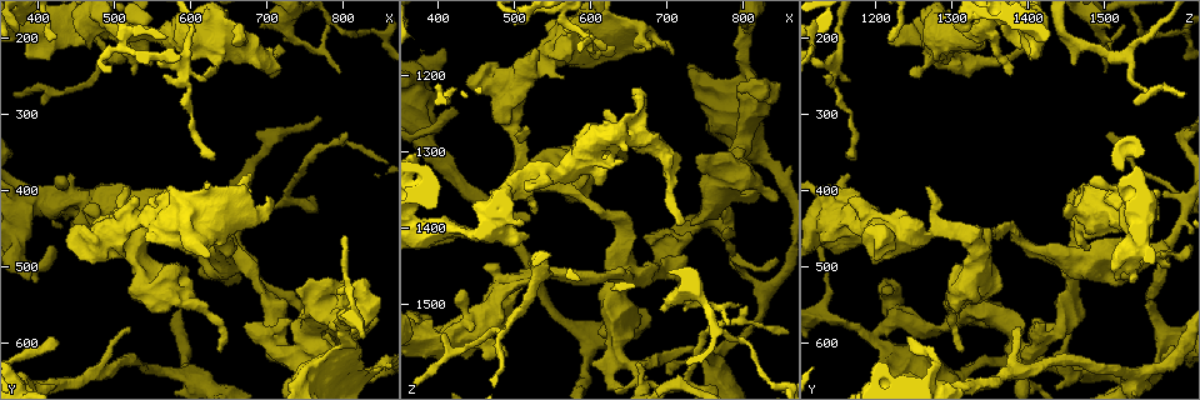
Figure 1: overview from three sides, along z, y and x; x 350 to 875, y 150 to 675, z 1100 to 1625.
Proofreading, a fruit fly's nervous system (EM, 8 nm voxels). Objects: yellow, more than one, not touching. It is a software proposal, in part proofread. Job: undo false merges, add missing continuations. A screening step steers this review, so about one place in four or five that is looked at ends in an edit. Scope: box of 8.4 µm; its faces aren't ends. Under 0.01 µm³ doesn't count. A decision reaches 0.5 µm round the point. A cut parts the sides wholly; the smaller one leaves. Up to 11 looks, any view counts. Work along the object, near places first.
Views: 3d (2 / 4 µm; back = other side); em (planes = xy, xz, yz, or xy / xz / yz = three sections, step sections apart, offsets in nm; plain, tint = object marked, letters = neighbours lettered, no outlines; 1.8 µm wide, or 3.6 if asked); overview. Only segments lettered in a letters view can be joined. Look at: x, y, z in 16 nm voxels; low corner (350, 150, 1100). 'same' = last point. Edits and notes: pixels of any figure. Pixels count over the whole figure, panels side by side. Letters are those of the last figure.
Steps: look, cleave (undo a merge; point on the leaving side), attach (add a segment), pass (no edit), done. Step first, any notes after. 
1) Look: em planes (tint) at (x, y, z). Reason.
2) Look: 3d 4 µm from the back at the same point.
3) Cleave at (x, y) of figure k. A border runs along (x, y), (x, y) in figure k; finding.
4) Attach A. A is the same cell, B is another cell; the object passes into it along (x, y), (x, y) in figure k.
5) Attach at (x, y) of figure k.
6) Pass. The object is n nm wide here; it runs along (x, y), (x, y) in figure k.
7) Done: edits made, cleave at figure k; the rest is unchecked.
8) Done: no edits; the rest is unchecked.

Look: em planes (letters) at (645, 495, 1460). Abrupt turn.

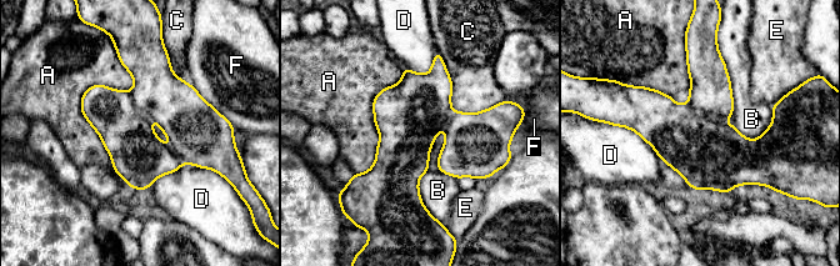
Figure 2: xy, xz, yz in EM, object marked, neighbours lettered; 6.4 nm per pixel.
Cleave at (158, 93) of figure 2. A, B, C, D, E and F are other cells; a second neuron is stuck on.

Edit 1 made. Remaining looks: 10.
Look: overview. See it whole again.

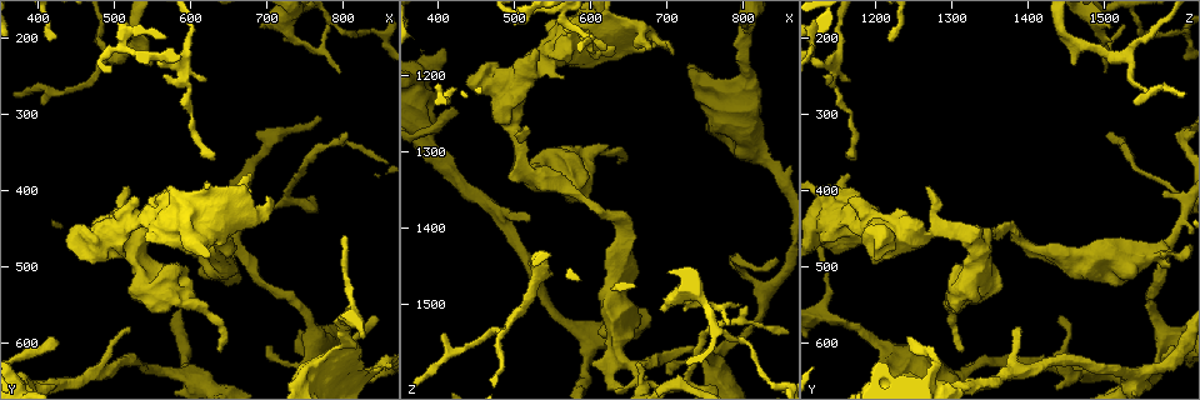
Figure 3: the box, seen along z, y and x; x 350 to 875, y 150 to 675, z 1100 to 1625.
Look: 3d 4 µm at (635, 480, 1565).

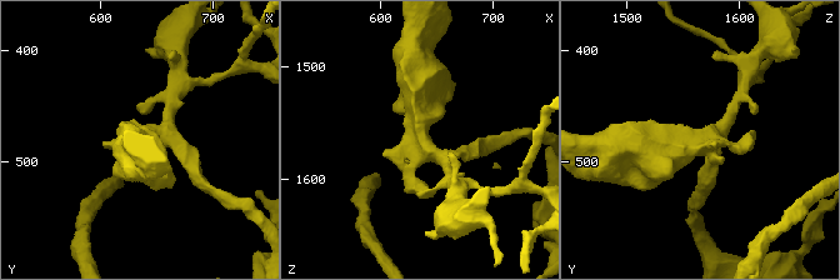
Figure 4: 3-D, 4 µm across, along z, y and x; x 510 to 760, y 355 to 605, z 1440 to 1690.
Look: em yz step 8 (tint) at (638, 482, 1570).

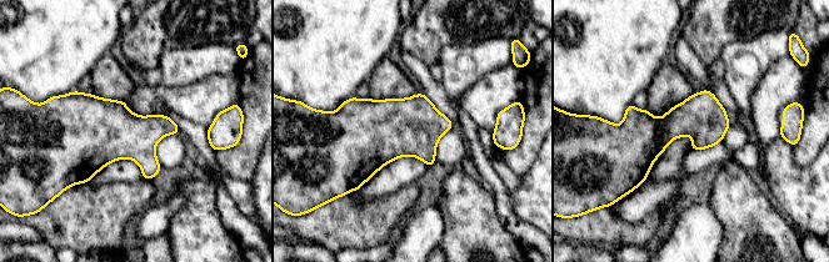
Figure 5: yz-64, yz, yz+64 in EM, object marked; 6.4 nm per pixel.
Look: em planes (letters) at the same point.

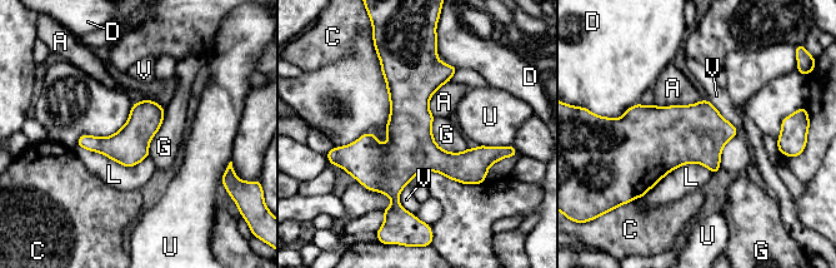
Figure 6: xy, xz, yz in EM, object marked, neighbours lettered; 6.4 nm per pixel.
Pass. The longest contact is with L, 500 nm; A, C, D, G, L, U and V are other cells; a border runs along (432, 118), (441, 148), (466, 149) in figure 6; one neuron here.

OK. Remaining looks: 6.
Look: 3d 2 µm at (575, 235, 1140). Three arms meet.

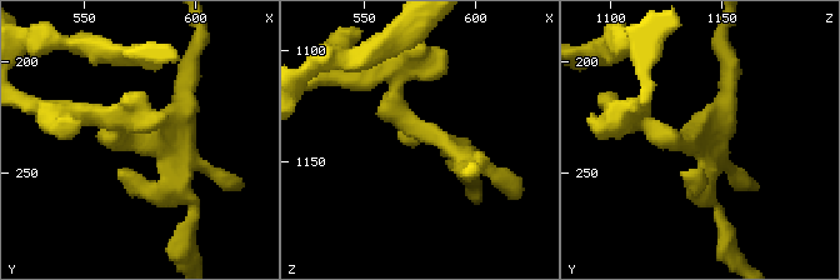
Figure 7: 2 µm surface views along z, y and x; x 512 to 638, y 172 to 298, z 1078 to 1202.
Look: em planes (letters) at (578, 236, 1138).

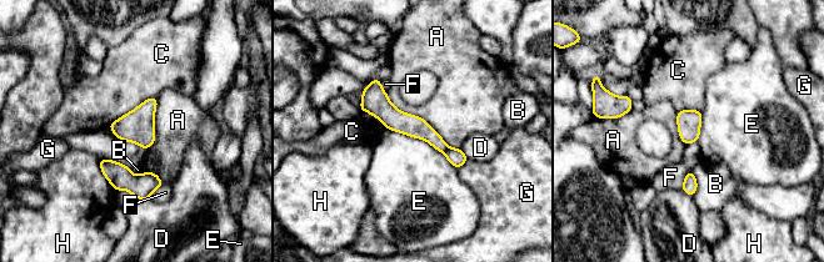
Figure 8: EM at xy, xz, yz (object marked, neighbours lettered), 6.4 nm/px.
Cleave at (457, 157) of figure 8. The longest contact is with A, 600 nm; A, B, C, D, E, F, G and H are other cells; a border runs along (449, 147), (443, 152) in figure 8; two neurons meet here.

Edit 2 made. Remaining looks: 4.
Done: edits made, cleave at figure 2, cleave at figure 8; the rest is unchecked.

